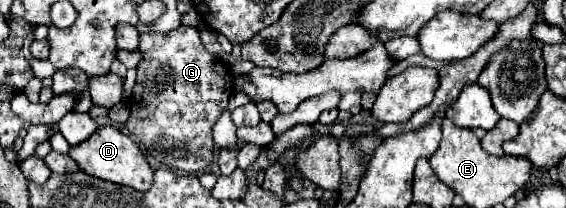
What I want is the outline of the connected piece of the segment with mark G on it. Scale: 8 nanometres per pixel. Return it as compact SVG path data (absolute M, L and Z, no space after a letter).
M179 26L167 34L141 34L139 50L143 58L137 64L137 84L129 98L131 118L125 124L129 134L137 136L149 156L169 170L187 174L205 170L213 160L211 126L227 108L233 76L203 48L197 28Z

